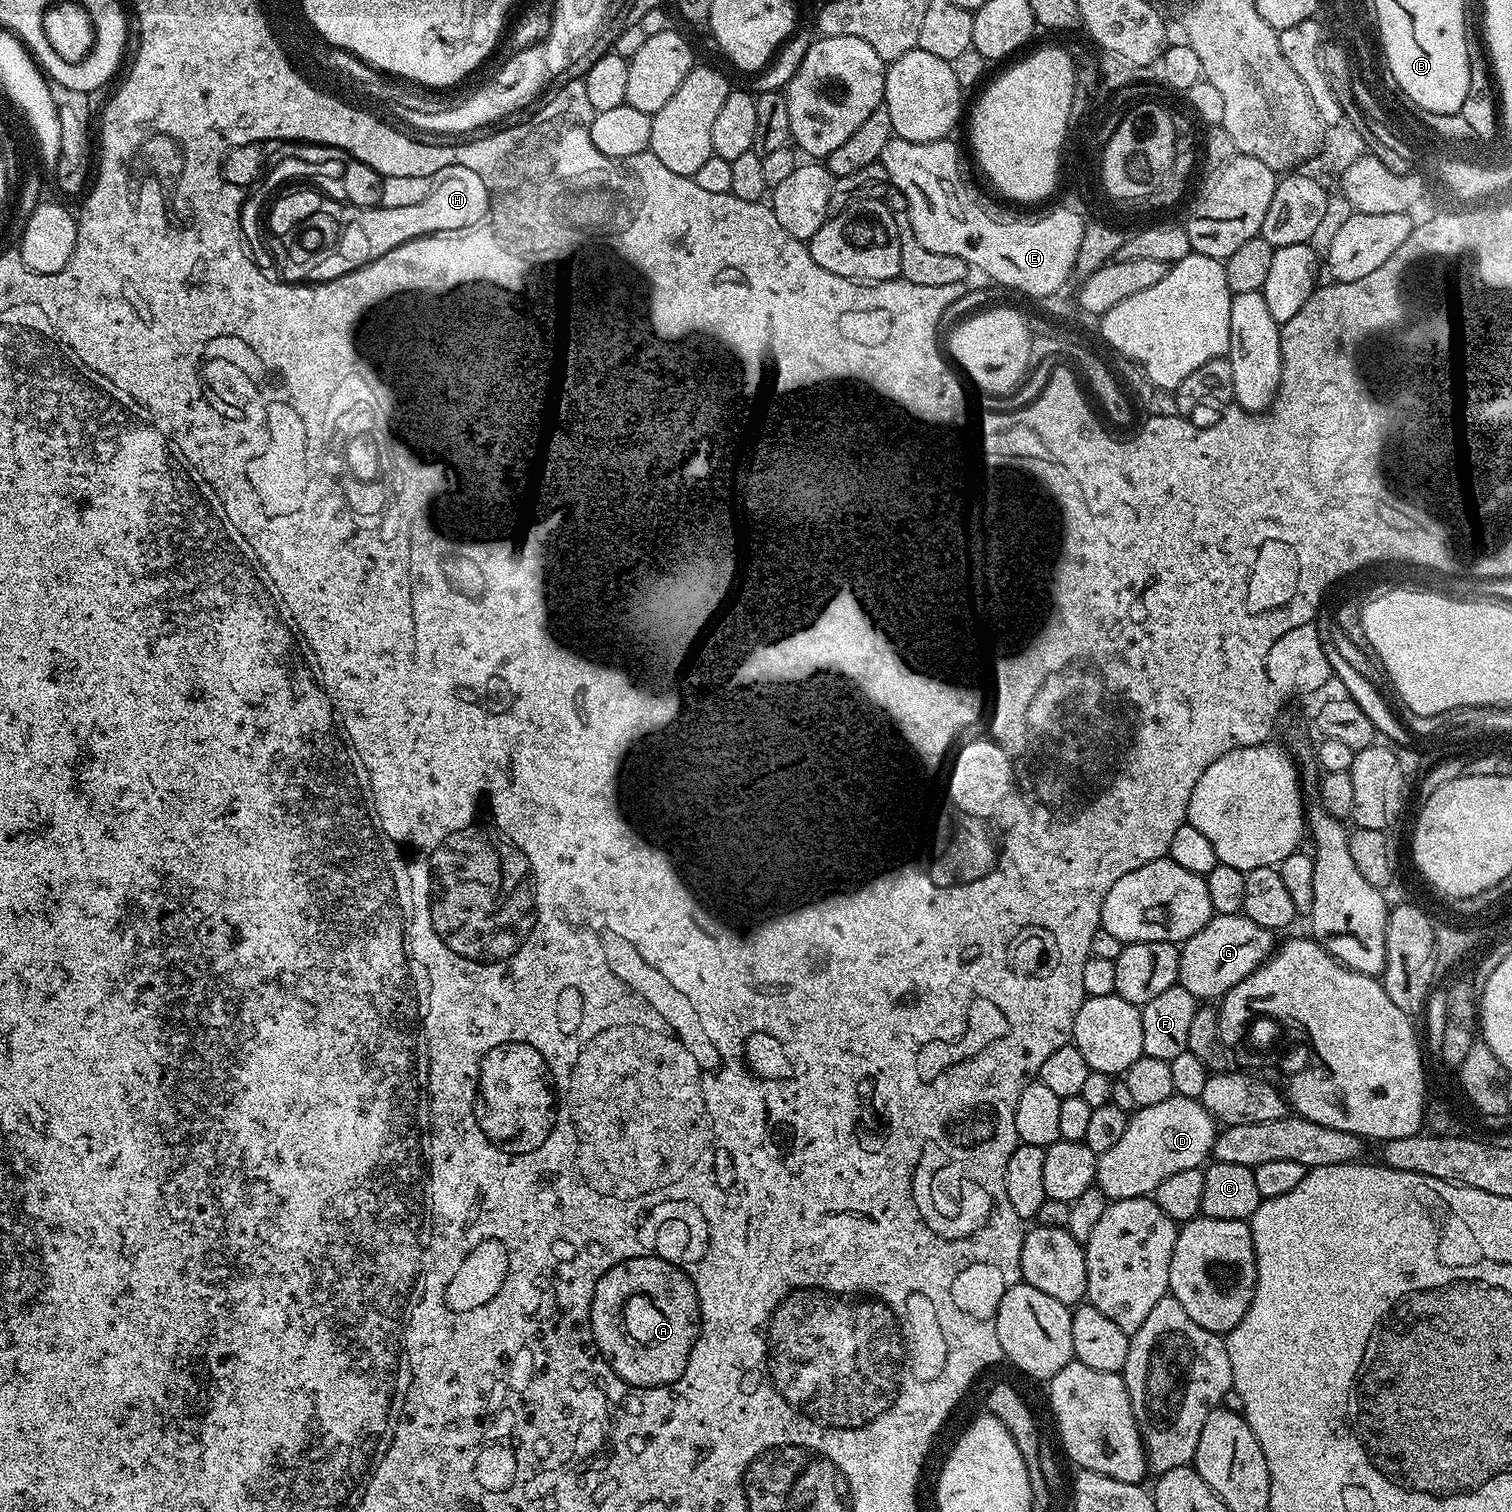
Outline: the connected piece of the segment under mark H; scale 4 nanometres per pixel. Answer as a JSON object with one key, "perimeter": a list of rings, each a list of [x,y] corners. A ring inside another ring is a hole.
{"perimeter":[[[451,164],[438,170],[431,177],[432,189],[421,200],[412,200],[409,204],[396,204],[393,208],[373,206],[361,208],[352,218],[352,228],[344,236],[344,248],[340,248],[340,260],[328,262],[322,266],[322,274],[331,280],[349,276],[354,270],[390,254],[398,246],[423,236],[438,236],[446,230],[462,230],[479,224],[488,214],[488,191],[486,182],[474,170],[466,166]]]}

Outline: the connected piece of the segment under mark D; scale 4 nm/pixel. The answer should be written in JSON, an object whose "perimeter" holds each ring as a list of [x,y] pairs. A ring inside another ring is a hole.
{"perimeter":[[[1173,1094],[1166,1102],[1136,1108],[1121,1140],[1111,1150],[1099,1153],[1095,1187],[1100,1188],[1109,1201],[1155,1193],[1162,1178],[1201,1167],[1211,1157],[1217,1135],[1218,1122],[1194,1098]]]}

